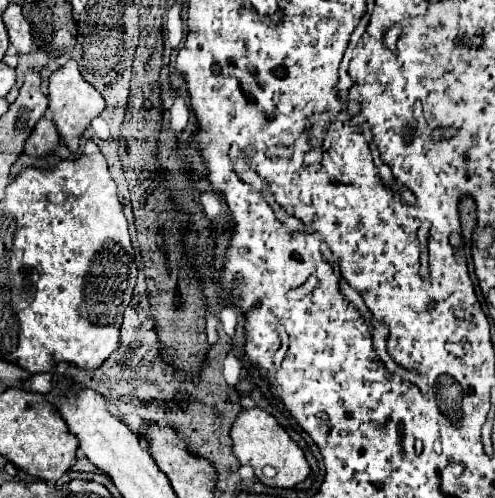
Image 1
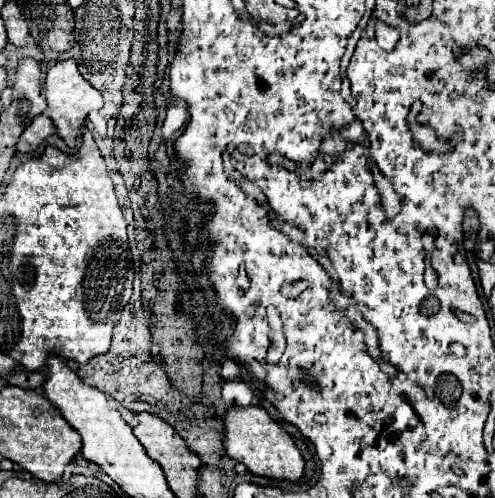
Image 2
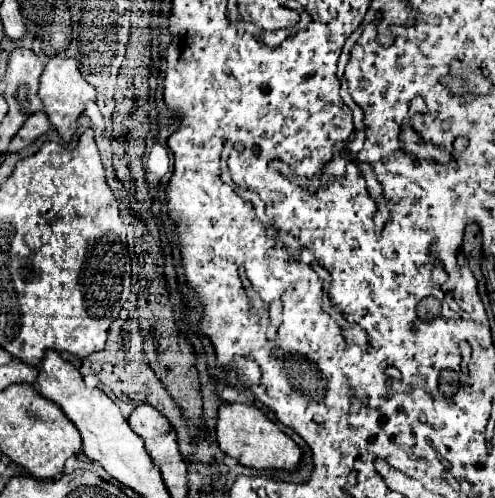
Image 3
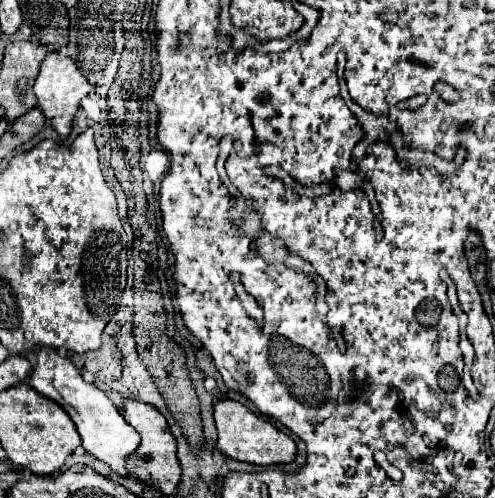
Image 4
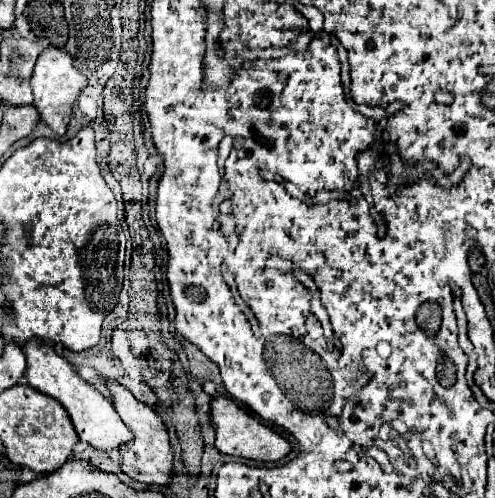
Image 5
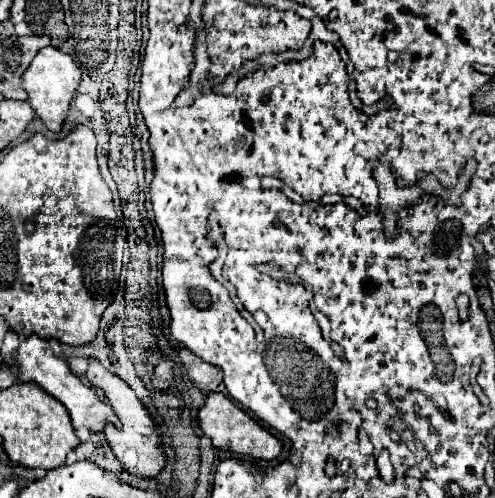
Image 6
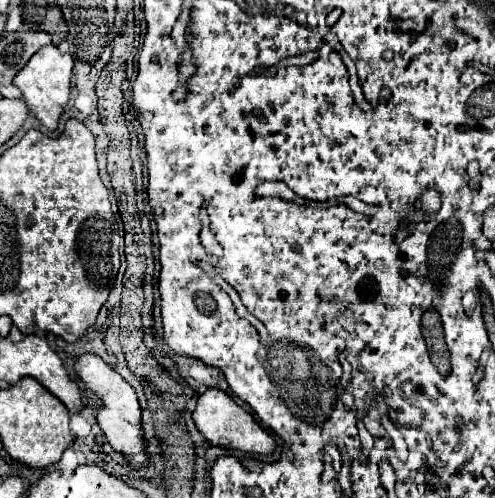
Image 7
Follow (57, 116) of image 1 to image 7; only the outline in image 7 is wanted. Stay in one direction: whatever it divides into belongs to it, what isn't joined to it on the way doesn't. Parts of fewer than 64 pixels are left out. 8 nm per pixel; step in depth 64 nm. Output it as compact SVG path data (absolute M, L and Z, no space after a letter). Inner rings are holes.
M48 44L44 48L40 48L30 60L28 64L18 72L18 76L14 78L14 84L22 90L24 94L24 102L28 104L28 110L48 128L48 130L56 130L58 128L58 120L68 104L70 98L70 88L72 88L72 70L74 70L74 62L70 54L62 54L54 44Z

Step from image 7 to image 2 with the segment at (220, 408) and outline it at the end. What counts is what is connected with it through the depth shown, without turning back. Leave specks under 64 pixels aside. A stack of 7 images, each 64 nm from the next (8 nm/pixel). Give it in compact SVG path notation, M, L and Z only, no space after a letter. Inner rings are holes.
M260 406L232 408L224 418L224 426L226 426L224 448L228 456L242 462L252 474L288 482L298 482L302 478L306 464L302 452L296 448L292 438L270 418L270 414L264 408Z

